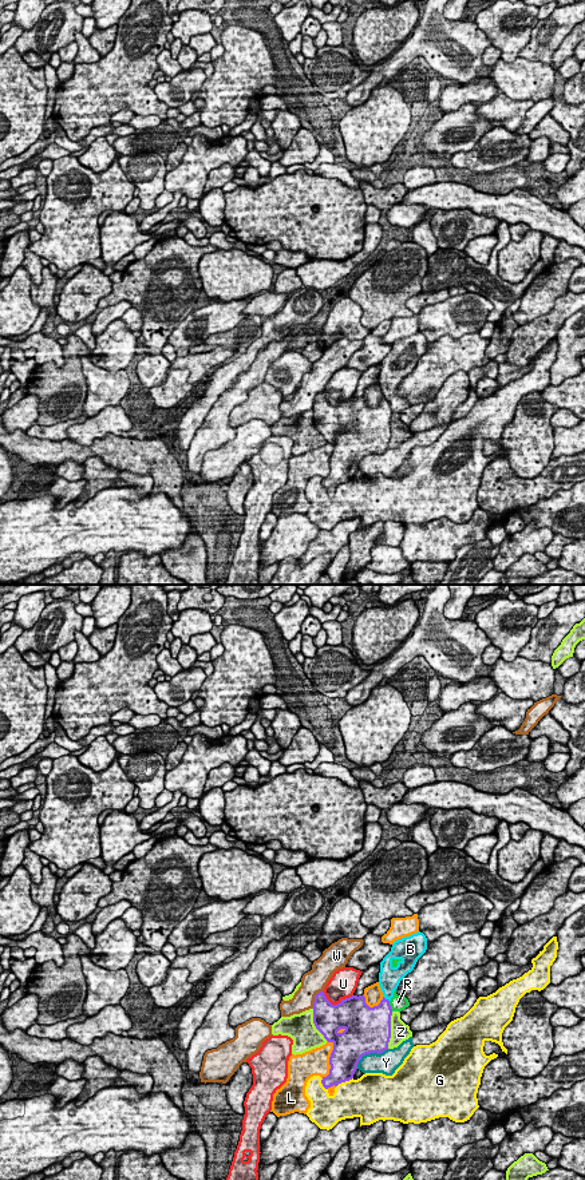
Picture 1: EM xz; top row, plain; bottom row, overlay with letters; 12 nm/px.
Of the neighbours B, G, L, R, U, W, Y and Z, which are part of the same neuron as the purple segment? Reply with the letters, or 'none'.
none

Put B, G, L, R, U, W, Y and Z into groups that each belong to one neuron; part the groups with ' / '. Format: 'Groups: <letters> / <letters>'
Groups: B R / G / L / U / W / Y / Z

